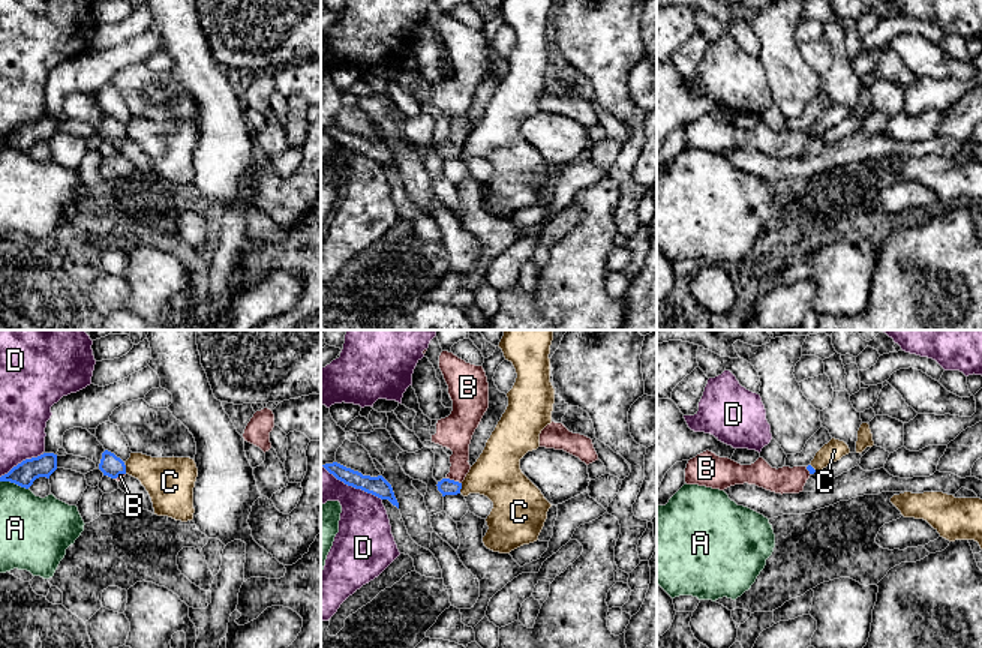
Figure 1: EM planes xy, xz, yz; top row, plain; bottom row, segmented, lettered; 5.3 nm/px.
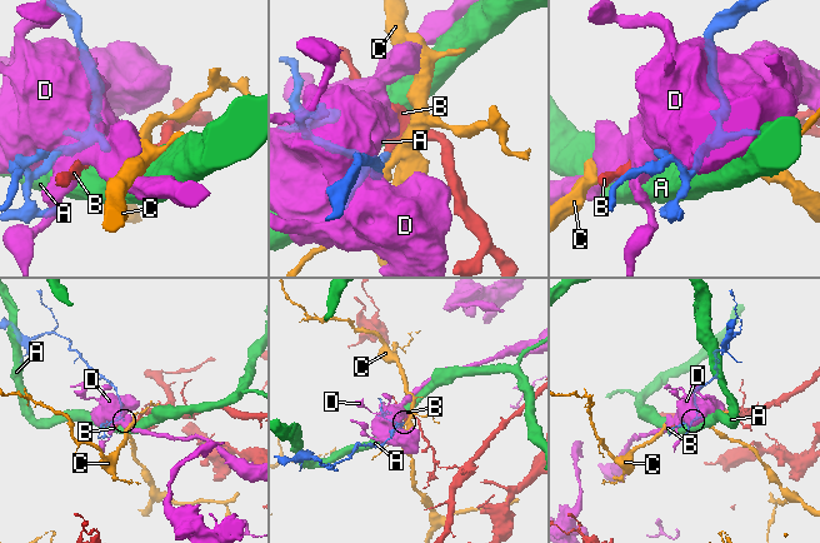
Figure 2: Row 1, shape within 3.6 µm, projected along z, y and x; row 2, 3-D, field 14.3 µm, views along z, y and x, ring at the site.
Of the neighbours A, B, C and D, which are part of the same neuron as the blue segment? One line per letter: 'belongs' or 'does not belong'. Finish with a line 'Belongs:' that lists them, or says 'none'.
A: does not belong
B: belongs
C: does not belong
D: does not belong
Belongs: B

